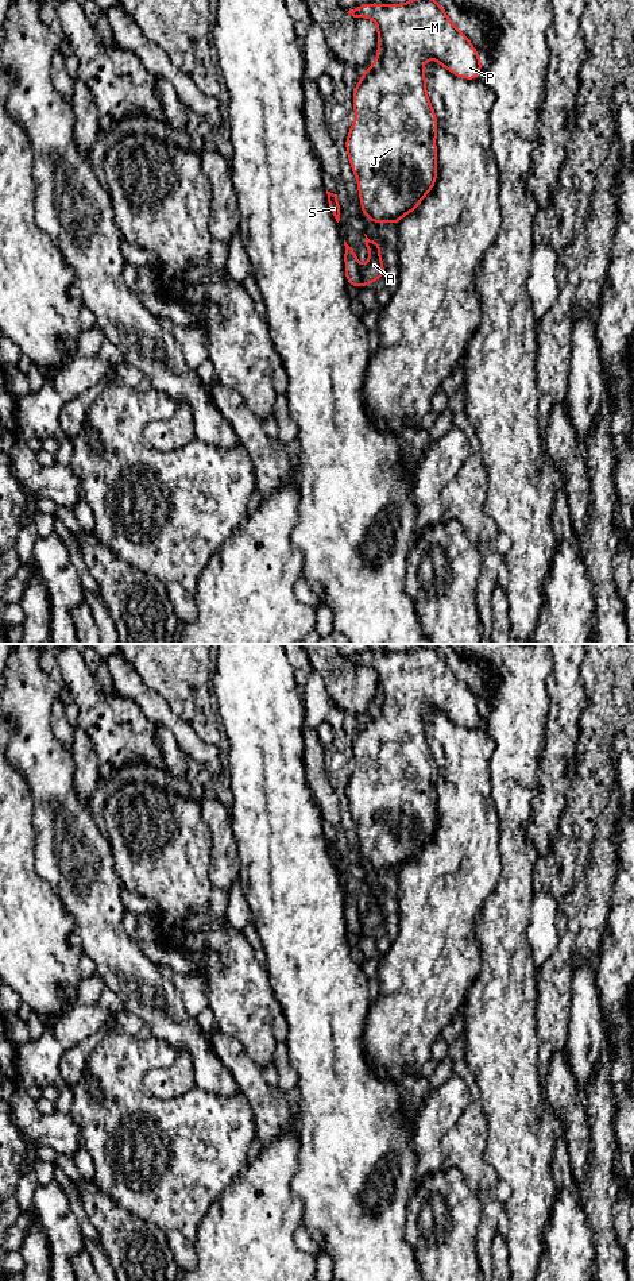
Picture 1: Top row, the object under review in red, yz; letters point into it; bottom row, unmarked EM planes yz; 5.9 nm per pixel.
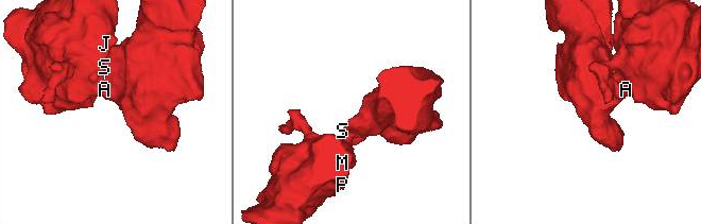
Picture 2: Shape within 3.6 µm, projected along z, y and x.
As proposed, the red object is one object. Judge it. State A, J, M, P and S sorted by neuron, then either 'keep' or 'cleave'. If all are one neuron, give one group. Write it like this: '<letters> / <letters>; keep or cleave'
A J M P / S; cleave

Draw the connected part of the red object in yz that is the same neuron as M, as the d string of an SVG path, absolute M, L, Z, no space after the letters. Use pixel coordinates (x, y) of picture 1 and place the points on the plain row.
M420 644L403 652L362 652L347 661L372 667L378 674L378 702L353 737L356 768L345 798L357 827L362 861L372 871L399 868L417 857L437 826L437 764L426 741L424 711L436 707L465 728L482 721L480 703L432 645Z

